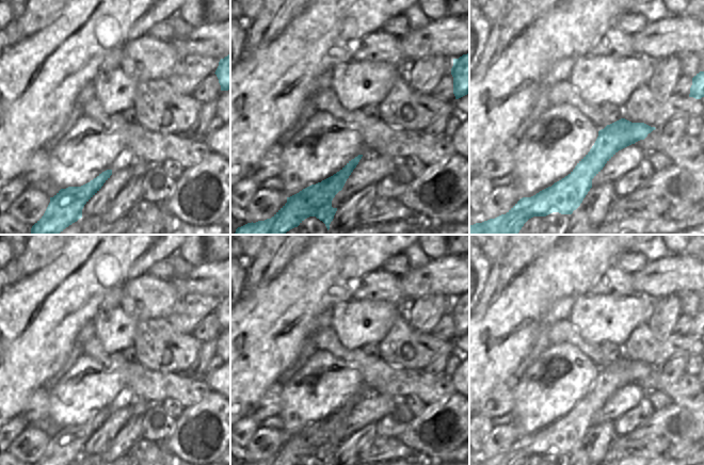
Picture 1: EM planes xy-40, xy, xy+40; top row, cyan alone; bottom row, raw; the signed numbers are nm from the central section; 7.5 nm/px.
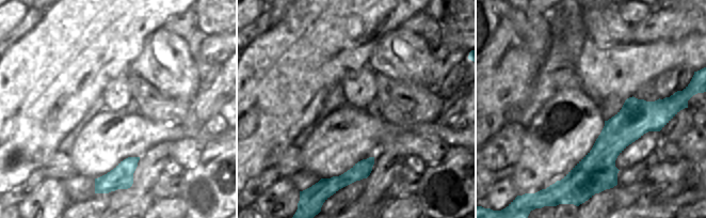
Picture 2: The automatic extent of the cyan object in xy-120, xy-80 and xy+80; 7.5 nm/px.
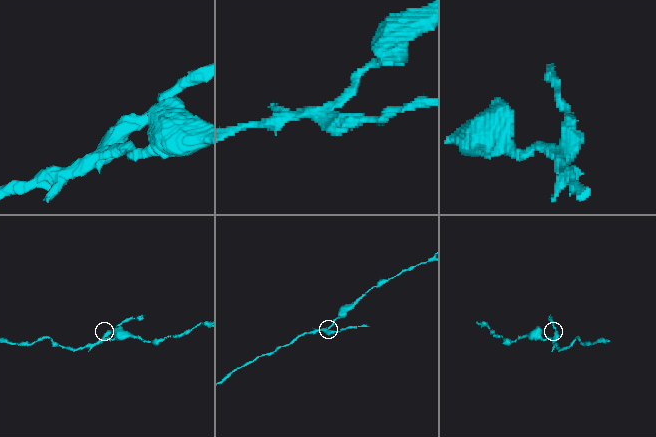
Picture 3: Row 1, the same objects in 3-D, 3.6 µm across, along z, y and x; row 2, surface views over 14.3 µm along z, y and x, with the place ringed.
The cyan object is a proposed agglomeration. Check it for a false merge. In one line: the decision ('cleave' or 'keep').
cleave

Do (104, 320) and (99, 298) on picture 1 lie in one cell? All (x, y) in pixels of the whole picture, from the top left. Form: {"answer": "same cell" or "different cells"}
{"answer": "different cells"}

